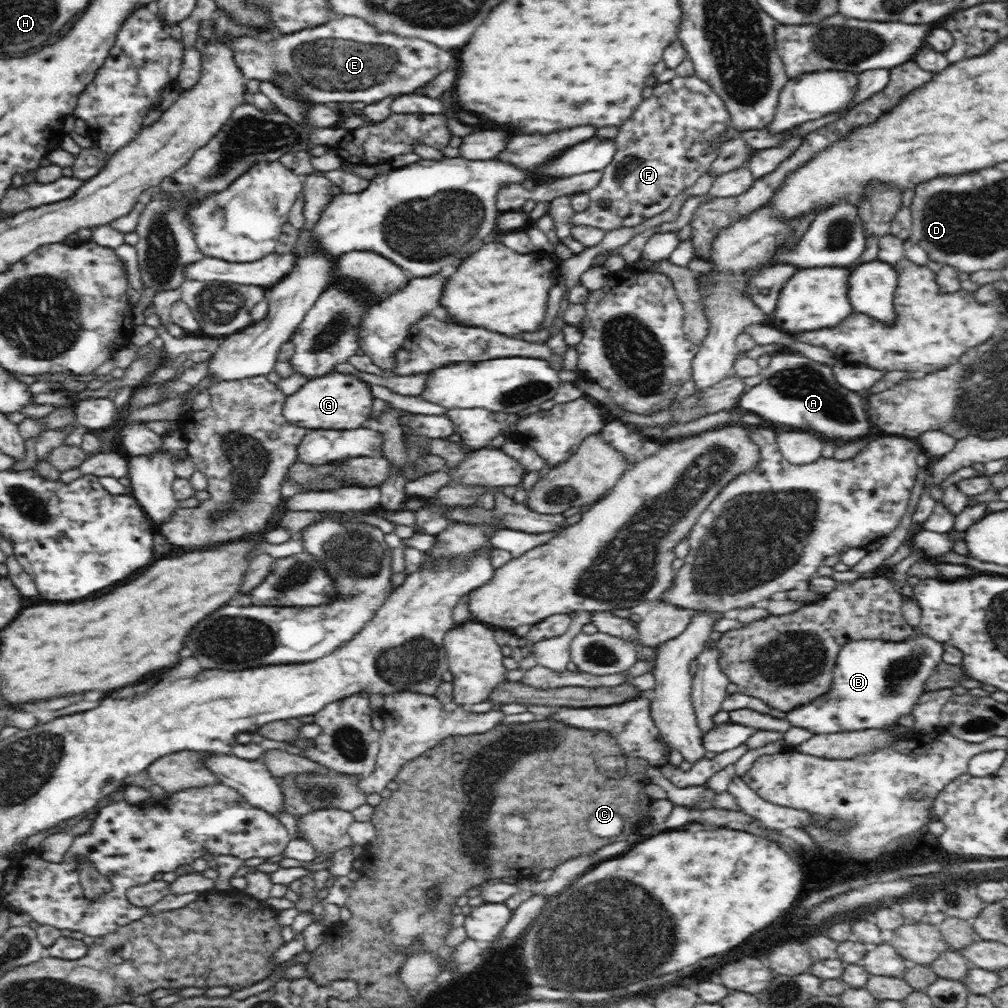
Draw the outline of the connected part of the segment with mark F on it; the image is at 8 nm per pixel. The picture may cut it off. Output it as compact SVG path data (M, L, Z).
M677 76L670 82L656 84L653 88L653 93L650 98L644 100L636 112L632 114L628 120L625 120L621 125L619 125L619 131L615 141L617 146L617 151L613 156L612 162L603 168L603 176L600 180L600 183L596 185L596 188L589 190L587 192L588 197L590 197L590 202L588 203L588 208L582 212L575 212L574 216L570 219L569 223L572 224L581 224L581 226L592 226L594 228L602 228L605 232L612 231L616 228L622 227L633 227L636 226L656 214L664 212L667 208L670 208L674 198L678 196L686 188L690 188L696 184L696 181L702 174L709 171L711 168L712 162L716 160L718 152L720 152L720 146L725 142L728 142L732 139L738 139L740 131L736 130L736 127L732 124L732 119L728 113L727 106L724 105L723 100L714 92L711 85L706 81L701 80L700 77L690 76L690 77L680 77Z

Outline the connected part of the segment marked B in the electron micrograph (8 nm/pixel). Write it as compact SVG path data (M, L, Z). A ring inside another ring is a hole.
M918 632L910 640L904 641L880 639L848 641L840 648L836 668L833 670L833 683L829 691L816 700L787 712L786 719L792 727L807 728L814 735L886 728L892 722L896 722L898 716L912 712L919 697L926 693L924 680L927 680L928 676L931 676L932 672L935 672L936 668L940 666L944 652L944 644Z

